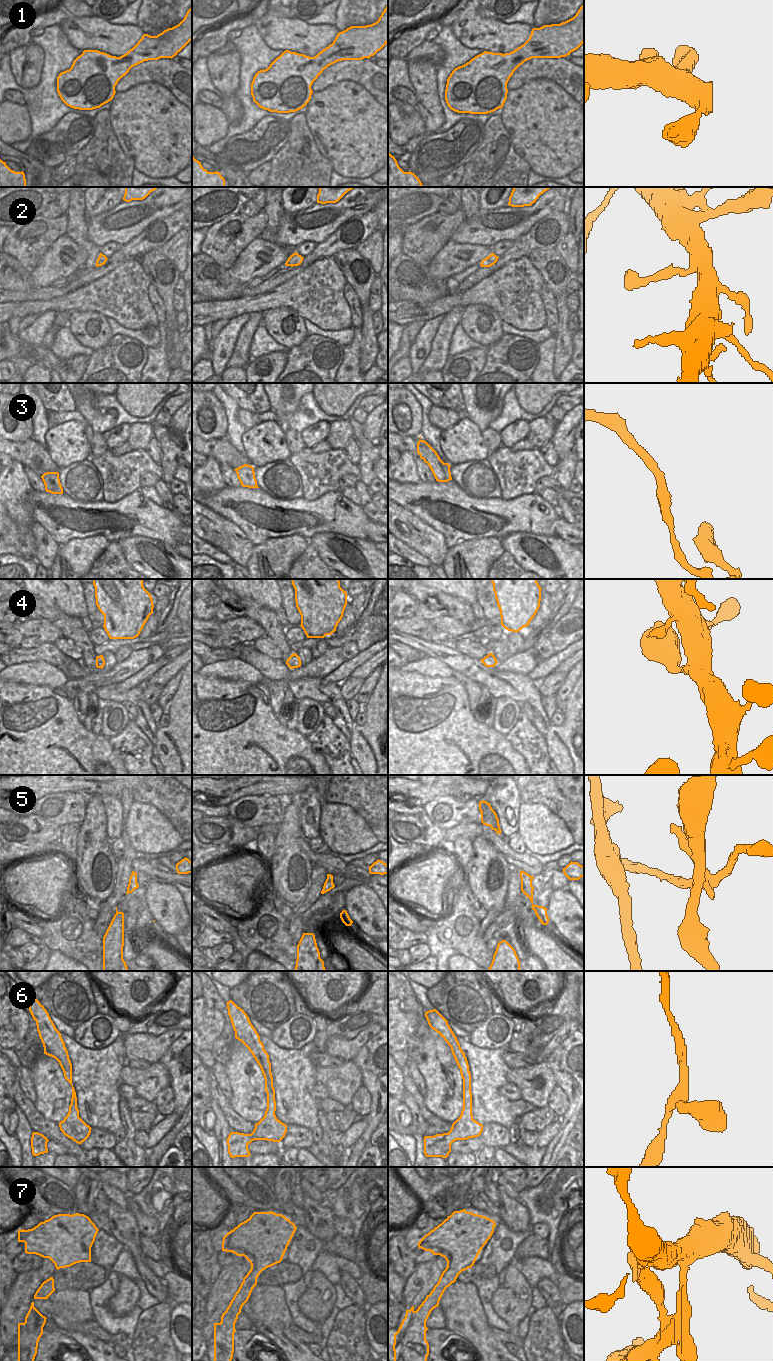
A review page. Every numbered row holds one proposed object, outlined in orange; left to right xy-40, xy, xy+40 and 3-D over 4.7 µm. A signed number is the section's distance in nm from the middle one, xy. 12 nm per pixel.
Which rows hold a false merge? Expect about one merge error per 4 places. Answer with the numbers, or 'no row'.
5, 7

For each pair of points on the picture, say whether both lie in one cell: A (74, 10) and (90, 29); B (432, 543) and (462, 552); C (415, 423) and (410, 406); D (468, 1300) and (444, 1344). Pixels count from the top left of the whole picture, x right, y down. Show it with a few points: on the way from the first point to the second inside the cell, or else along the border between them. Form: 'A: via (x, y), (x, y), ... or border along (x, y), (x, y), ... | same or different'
A: border along (93, 15), (70, 16) | different
B: border along (448, 548), (441, 566) | different
C: via (411, 419), (410, 410) | same
D: border along (446, 1327), (465, 1339) | different

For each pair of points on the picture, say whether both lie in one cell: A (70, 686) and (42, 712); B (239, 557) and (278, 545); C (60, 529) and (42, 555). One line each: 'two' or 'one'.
A: two
B: two
C: two

